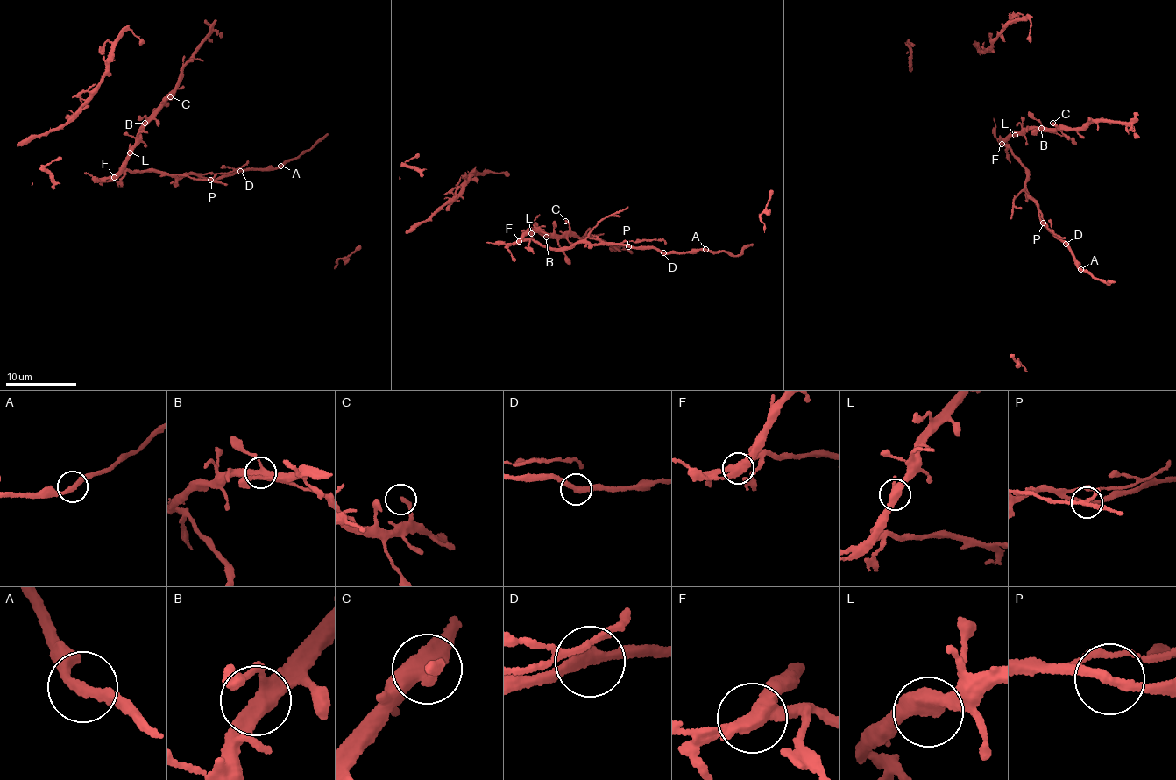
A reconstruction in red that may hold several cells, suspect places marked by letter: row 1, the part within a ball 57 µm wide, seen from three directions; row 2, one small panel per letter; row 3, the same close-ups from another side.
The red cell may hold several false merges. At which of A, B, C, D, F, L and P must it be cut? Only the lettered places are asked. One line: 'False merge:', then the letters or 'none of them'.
False merge: F, P

